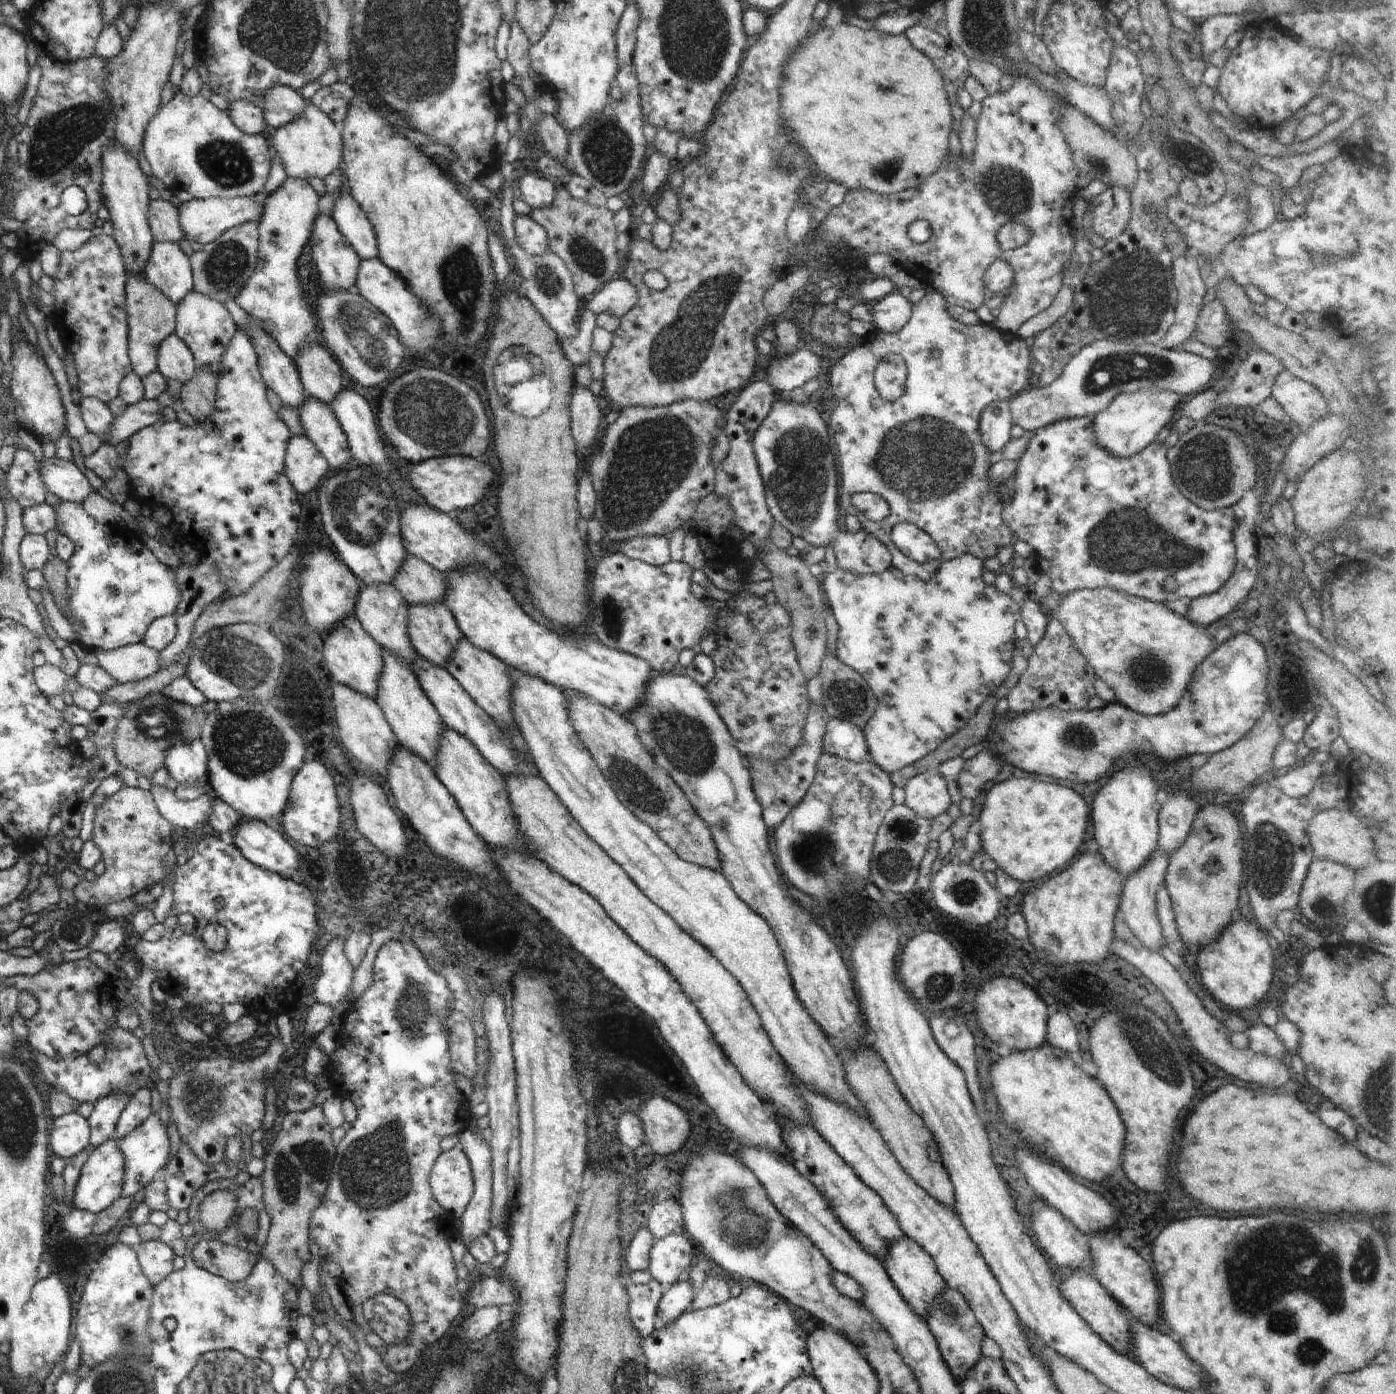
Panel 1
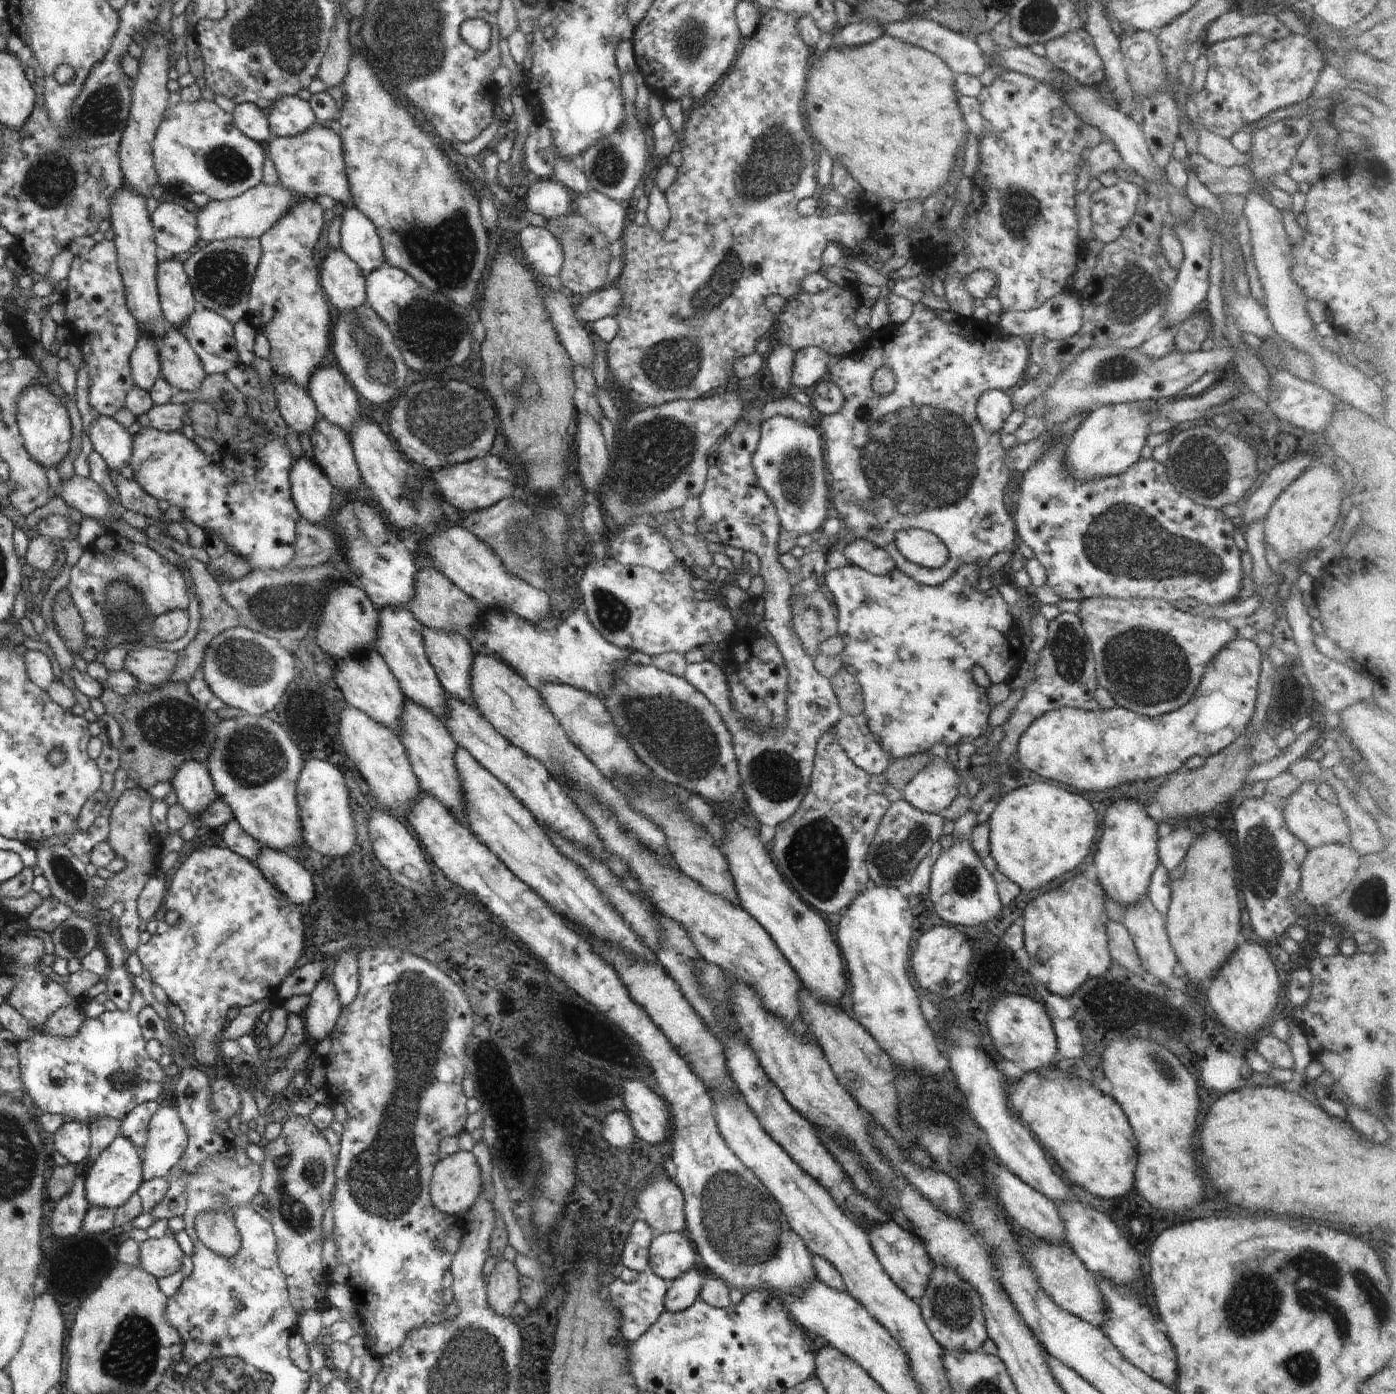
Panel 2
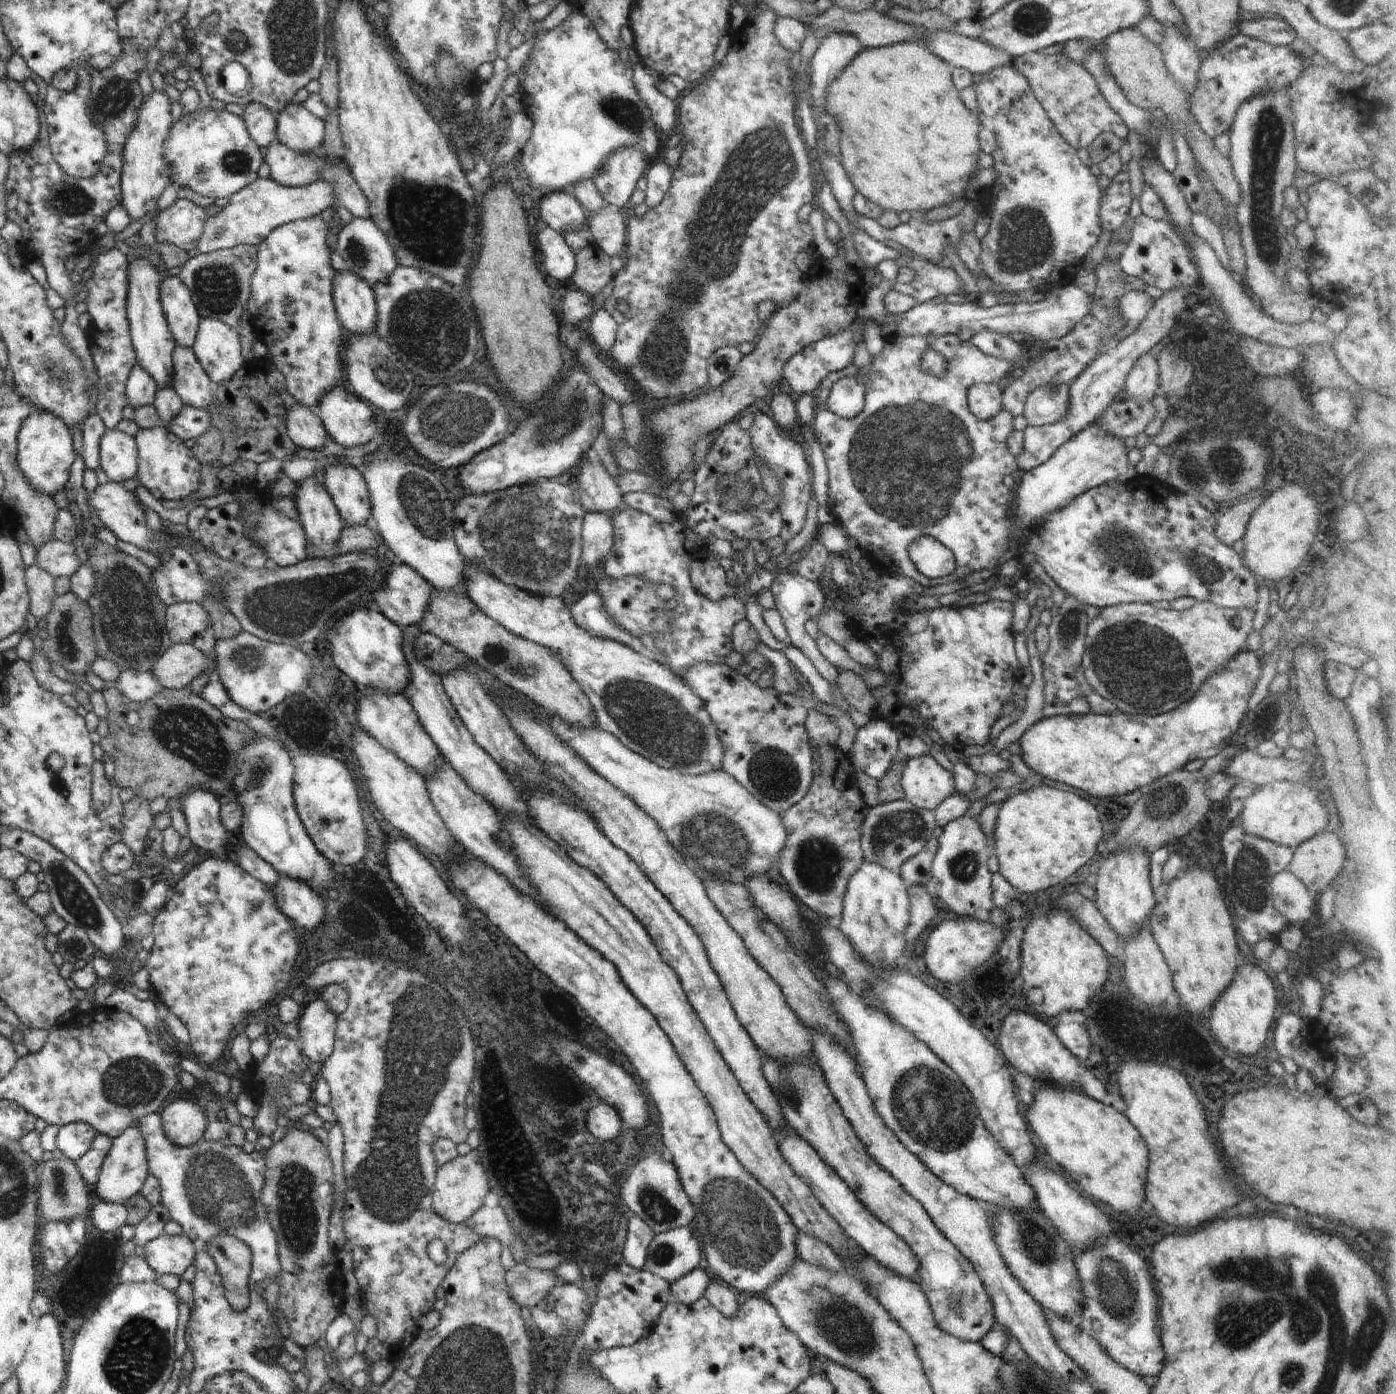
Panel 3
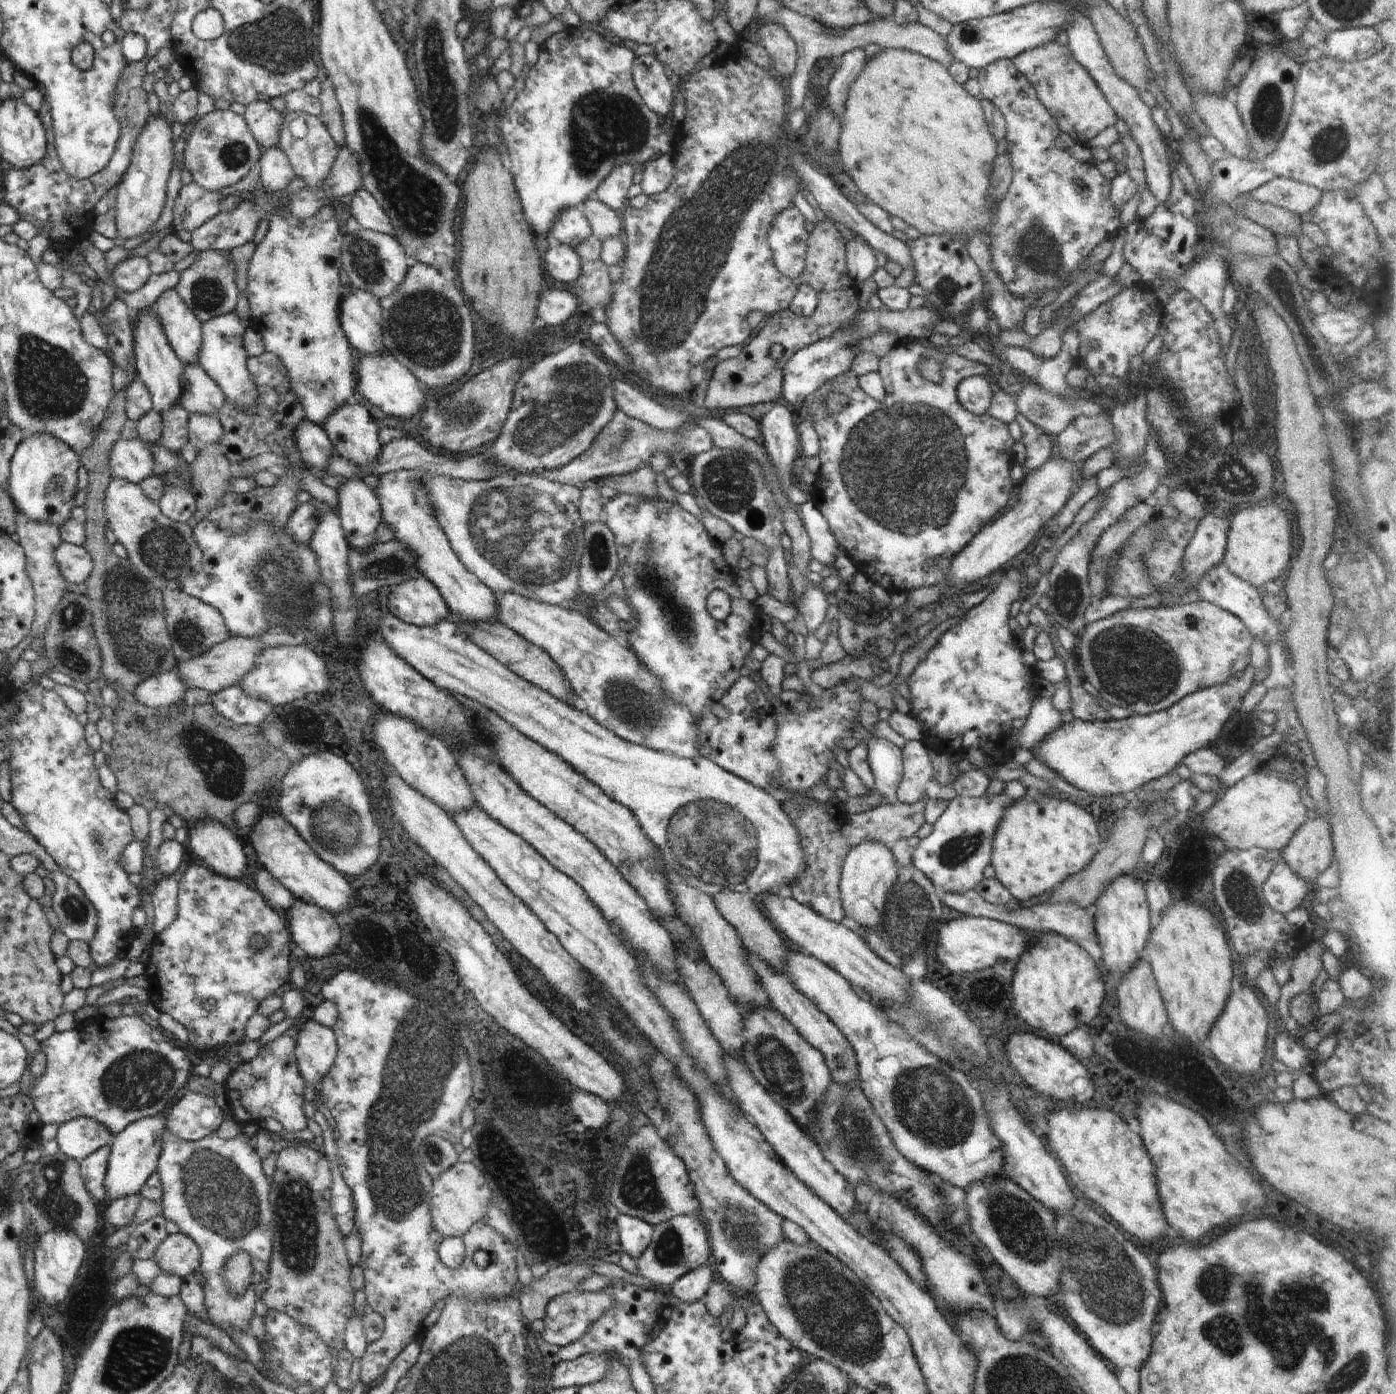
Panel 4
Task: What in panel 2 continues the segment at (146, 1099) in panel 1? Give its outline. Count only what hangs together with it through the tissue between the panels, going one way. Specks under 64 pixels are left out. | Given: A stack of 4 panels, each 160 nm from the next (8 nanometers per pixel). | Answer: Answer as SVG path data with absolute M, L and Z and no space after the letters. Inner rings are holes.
M157 1101L146 1102L126 1114L126 1118L122 1120L120 1134L126 1136L138 1150L144 1148L146 1138L148 1138L148 1124L160 1107Z

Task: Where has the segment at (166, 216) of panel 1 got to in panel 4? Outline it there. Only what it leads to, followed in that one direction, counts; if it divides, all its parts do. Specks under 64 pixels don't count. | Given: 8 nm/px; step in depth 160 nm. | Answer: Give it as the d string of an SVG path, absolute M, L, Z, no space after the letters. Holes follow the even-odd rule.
M194 182L180 189L173 205L172 232L192 232L220 213L219 192L207 191Z

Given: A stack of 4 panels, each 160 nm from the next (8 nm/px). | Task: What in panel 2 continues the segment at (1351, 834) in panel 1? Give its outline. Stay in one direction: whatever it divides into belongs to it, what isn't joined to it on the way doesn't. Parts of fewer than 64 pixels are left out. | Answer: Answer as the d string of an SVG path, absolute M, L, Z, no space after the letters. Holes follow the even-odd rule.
M1305 782L1292 796L1284 798L1286 802L1282 804L1284 806L1282 816L1284 816L1284 824L1286 824L1288 832L1294 834L1308 849L1320 848L1320 846L1328 844L1346 844L1350 846L1348 844L1350 834L1348 834L1348 826L1346 826L1346 818L1344 818L1342 810L1338 806L1322 800L1316 789L1317 786L1314 782Z

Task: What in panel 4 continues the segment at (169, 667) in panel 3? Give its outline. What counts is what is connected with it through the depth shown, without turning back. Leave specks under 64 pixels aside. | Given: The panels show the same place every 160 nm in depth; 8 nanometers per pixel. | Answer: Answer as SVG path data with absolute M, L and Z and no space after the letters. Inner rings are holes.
M228 637L194 658L178 661L173 670L188 687L203 688L211 695L223 688L238 685L240 679L255 665L255 658L266 649L260 641L250 637Z

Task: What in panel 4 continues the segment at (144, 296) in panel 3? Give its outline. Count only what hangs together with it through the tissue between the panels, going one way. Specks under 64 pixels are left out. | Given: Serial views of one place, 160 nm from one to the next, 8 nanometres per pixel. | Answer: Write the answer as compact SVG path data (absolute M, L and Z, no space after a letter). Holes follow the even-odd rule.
M146 307L134 313L133 320L135 322L135 331L132 336L134 337L136 376L144 383L150 393L154 410L162 414L171 406L179 405L182 394L183 366L185 364L170 346L153 307Z

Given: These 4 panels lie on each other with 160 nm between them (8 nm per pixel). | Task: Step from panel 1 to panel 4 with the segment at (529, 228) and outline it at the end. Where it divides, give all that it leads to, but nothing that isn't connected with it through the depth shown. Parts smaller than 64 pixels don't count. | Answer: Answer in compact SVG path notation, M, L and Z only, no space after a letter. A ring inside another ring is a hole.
M560 243L558 246L547 248L544 266L546 274L554 280L572 284L580 276L582 260L573 247Z

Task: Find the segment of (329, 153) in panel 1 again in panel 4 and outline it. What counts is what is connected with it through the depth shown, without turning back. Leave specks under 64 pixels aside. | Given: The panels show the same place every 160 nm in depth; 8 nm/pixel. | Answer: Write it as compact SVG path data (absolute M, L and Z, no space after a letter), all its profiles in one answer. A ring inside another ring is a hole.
M278 146L263 149L259 162L261 168L260 187L267 193L284 191L296 177L288 157ZM360 187L355 192L354 200L350 202L349 207L351 216L354 216L362 227L395 238L390 217L366 189Z

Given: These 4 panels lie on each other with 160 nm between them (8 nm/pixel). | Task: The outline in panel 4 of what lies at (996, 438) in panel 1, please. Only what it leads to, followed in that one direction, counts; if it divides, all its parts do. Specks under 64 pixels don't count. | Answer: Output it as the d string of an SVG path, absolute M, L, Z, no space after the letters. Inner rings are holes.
M982 375L965 378L960 381L956 389L959 403L972 414L982 416L987 414L993 392Z

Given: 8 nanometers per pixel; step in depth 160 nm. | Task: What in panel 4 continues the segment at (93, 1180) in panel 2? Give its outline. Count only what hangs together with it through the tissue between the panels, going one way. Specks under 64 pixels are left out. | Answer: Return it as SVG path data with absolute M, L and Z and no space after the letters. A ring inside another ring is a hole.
M157 1115L134 1121L110 1142L108 1168L104 1177L104 1188L110 1201L140 1194L143 1184L154 1174L161 1151L160 1136L164 1133L166 1117Z

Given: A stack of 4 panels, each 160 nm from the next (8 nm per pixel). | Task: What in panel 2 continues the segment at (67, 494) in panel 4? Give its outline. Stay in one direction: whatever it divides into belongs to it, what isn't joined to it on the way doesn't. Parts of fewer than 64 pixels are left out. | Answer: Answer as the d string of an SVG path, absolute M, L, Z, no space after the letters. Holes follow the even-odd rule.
M32 383L21 392L22 394L18 394L16 419L24 450L44 470L49 467L57 468L68 456L71 447L72 428L67 408L46 383Z

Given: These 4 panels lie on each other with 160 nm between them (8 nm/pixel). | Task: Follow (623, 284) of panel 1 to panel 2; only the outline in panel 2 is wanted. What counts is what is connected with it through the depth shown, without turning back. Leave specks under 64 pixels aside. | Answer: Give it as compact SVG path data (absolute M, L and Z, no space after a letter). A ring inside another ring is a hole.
M615 284L590 295L575 299L573 311L576 319L584 323L594 323L605 317L616 317L623 302L623 295Z

